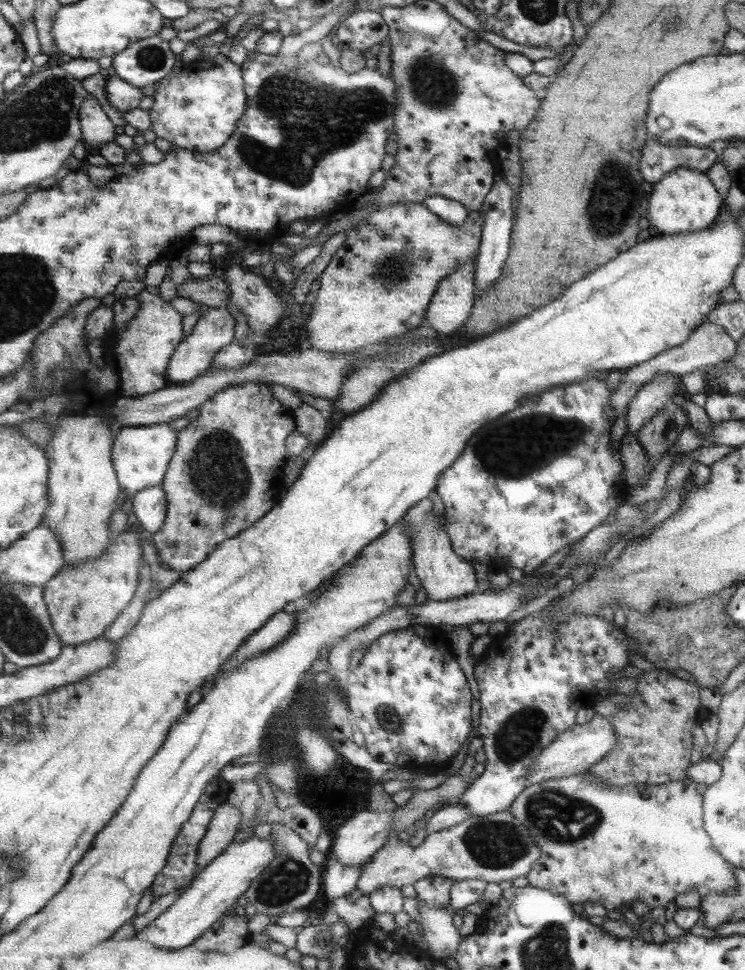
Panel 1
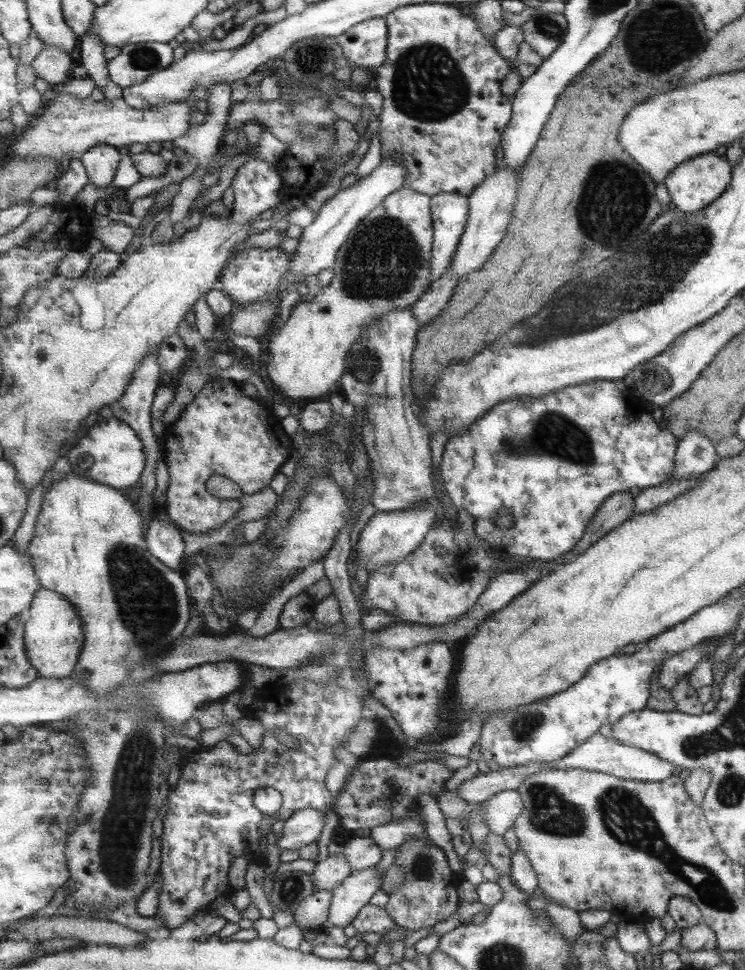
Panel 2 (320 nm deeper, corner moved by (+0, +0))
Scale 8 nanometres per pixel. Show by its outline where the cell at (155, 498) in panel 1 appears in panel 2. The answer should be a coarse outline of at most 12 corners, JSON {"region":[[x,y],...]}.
{"region":[[153,516],[147,544],[173,570],[187,570],[185,540],[175,524]]}

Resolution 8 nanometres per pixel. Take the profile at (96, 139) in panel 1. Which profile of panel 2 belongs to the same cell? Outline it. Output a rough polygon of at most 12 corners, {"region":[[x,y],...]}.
{"region":[[100,144],[82,155],[89,182],[114,184],[119,147]]}

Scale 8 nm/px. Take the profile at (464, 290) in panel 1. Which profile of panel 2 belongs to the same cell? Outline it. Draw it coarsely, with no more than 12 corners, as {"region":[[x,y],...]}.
{"region":[[498,169],[469,194],[447,274],[477,272],[512,219],[518,172]]}

